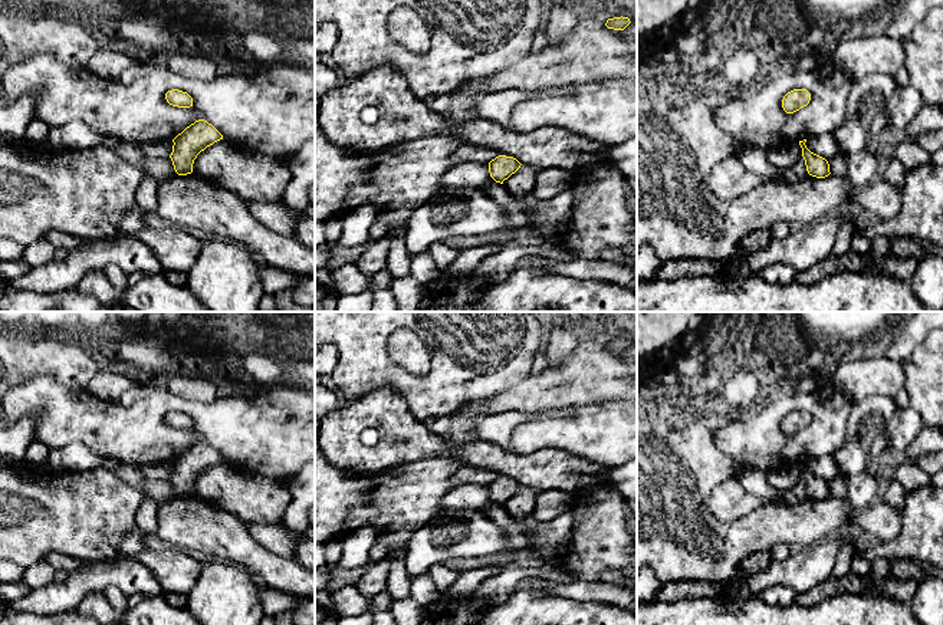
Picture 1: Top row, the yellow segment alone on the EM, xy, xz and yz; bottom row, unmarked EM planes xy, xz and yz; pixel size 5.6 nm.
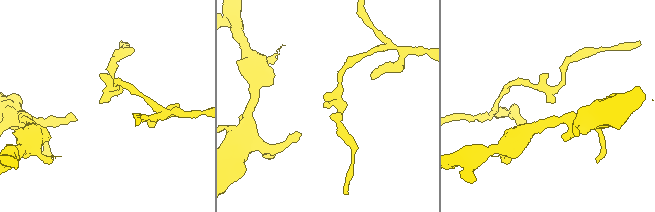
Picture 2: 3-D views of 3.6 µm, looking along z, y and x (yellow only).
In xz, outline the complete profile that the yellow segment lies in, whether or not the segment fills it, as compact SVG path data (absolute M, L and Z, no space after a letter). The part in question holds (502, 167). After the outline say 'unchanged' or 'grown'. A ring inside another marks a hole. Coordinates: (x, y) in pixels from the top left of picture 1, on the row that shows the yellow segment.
M499 155L489 162L489 172L496 182L503 184L520 165L522 164L513 157Z; unchanged

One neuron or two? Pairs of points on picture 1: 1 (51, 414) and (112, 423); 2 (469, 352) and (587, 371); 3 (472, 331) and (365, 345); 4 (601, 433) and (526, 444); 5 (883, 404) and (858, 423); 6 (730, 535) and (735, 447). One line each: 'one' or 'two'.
1: one
2: two
3: one
4: one
5: one
6: two

